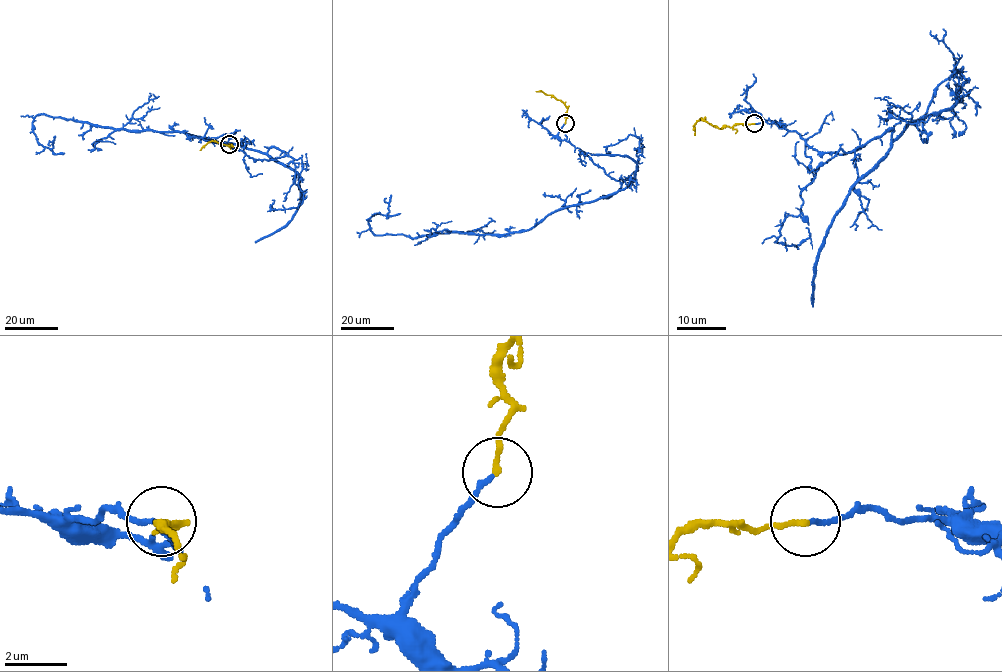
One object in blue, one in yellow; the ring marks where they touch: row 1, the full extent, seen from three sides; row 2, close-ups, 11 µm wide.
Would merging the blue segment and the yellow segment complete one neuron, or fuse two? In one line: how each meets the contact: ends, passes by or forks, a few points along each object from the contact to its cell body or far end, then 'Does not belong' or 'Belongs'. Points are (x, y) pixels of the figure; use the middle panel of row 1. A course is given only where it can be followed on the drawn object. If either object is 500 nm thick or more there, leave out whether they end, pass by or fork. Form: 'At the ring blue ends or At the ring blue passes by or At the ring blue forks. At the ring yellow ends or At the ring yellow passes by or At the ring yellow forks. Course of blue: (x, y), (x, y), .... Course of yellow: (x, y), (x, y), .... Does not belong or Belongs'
At the ring blue ends. At the ring yellow ends. Course of blue: (565, 123), (557, 136), (620, 182), (608, 197), (519, 232), (375, 235), (368, 220), (389, 211), (391, 194). Course of yellow: (565, 123), (567, 107), (551, 95), (536, 91). Belongs

